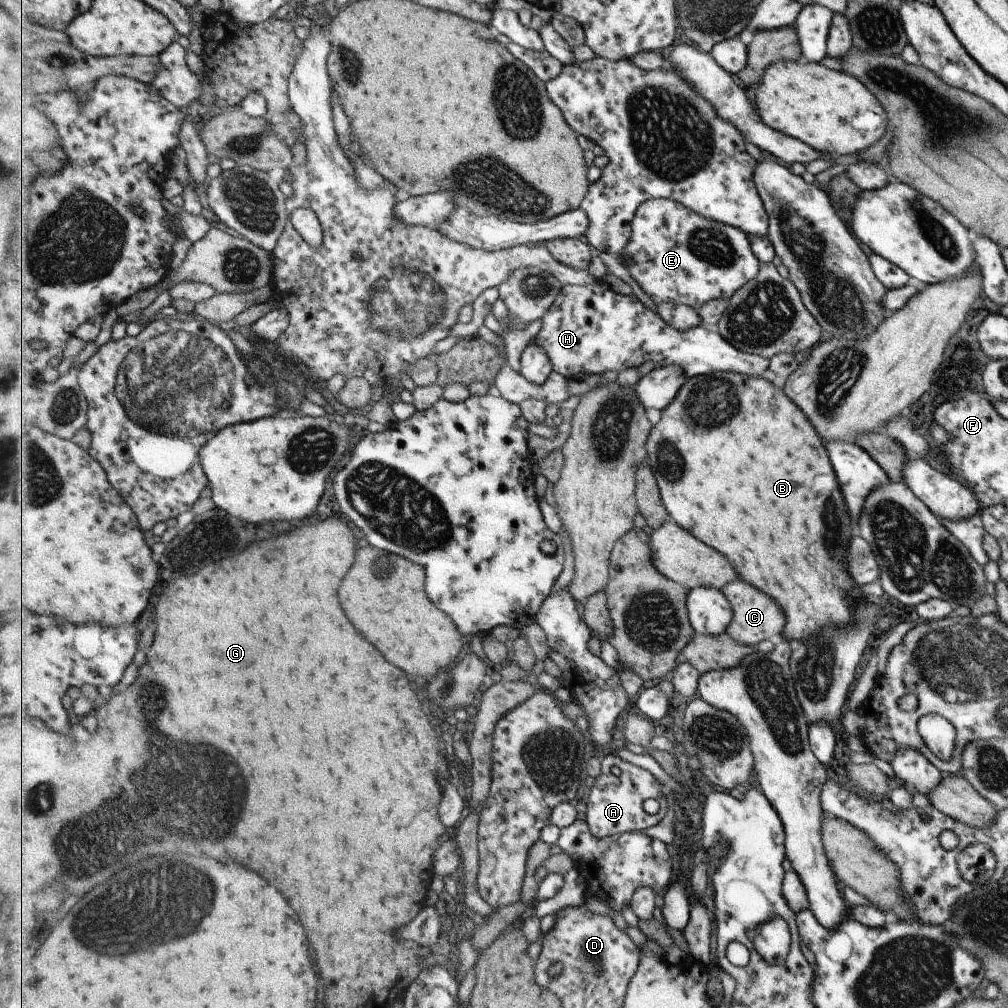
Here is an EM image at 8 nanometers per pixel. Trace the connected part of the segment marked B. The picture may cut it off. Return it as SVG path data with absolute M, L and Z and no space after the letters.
M733 372L707 373L688 379L683 384L682 390L679 390L675 401L662 412L661 421L654 424L646 448L648 462L656 475L655 478L670 519L690 531L698 540L714 547L721 554L727 554L727 558L731 558L731 562L735 562L735 568L739 570L743 580L751 582L753 586L759 586L763 592L771 594L779 602L779 606L783 606L783 614L787 614L787 630L785 630L787 638L797 638L797 643L809 640L814 637L813 634L817 630L819 632L827 630L825 628L825 626L829 626L827 622L831 622L831 626L835 626L835 628L839 628L839 624L843 628L847 628L847 624L854 627L851 620L853 620L853 612L857 610L860 596L857 584L851 580L849 574L845 574L847 546L851 542L854 525L851 524L851 518L847 514L841 486L830 466L829 456L826 454L822 440L815 428L811 426L810 420L799 410L797 404L789 396L783 394L780 384L776 380L765 378L765 376L746 376Z

